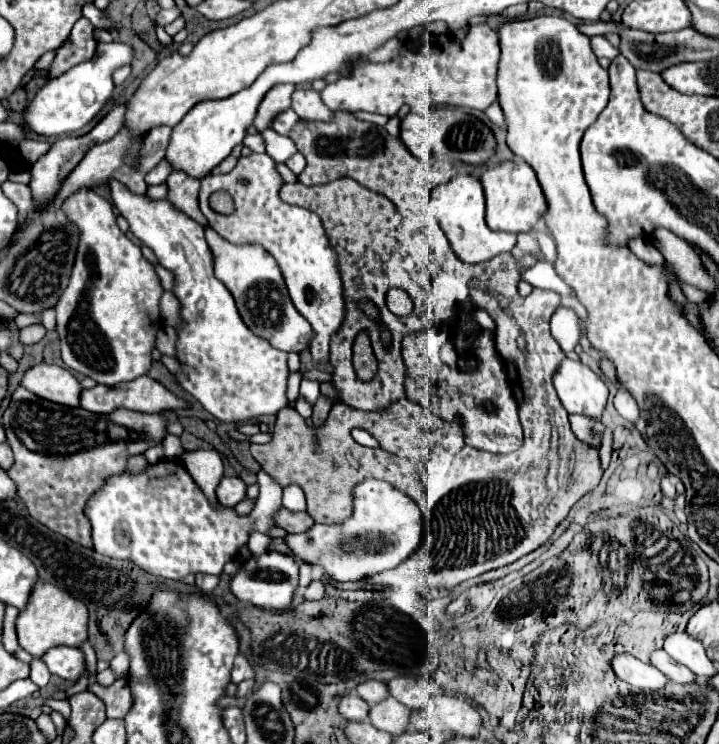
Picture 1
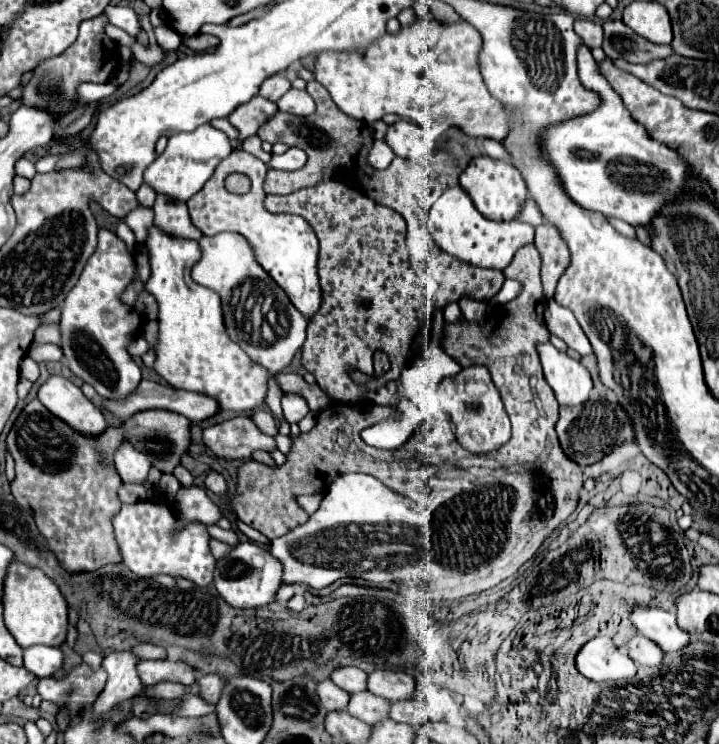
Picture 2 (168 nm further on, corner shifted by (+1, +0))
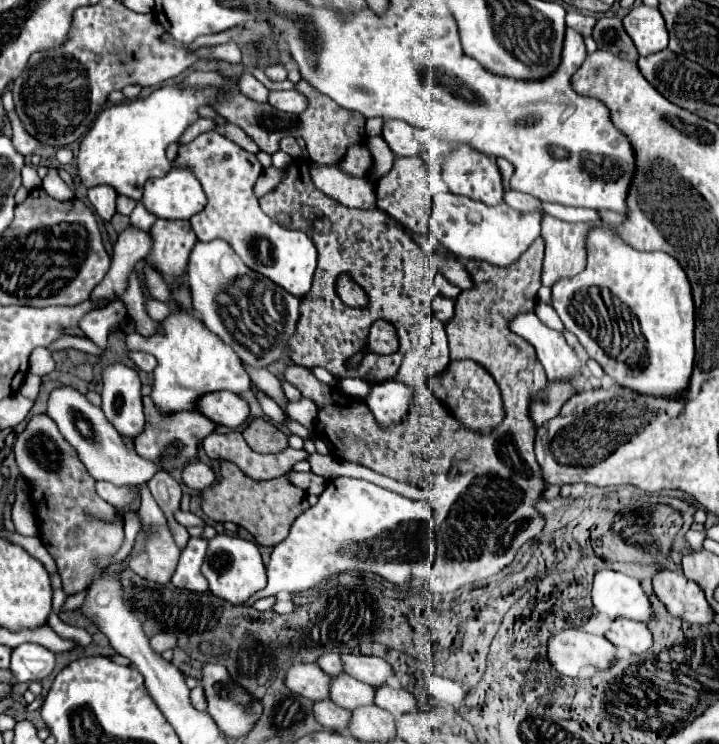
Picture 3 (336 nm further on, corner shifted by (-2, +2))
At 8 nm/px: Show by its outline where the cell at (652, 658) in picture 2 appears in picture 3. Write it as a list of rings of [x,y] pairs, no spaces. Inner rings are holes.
[[[622,616],[612,622],[606,638],[615,646],[617,653],[612,664],[616,664],[616,660],[620,658],[630,656],[630,652],[642,654],[652,646],[652,632],[648,630],[648,626]]]

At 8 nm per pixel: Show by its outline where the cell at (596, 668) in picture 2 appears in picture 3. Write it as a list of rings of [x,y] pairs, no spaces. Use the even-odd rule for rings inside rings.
[[[560,630],[546,644],[550,666],[564,676],[578,676],[588,666],[606,670],[614,654],[614,646],[604,638],[584,630]]]

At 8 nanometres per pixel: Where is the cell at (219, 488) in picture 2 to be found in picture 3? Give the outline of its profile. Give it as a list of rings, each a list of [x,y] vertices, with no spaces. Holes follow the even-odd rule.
[[[192,462],[184,468],[182,472],[182,480],[188,488],[194,488],[194,490],[204,490],[208,486],[214,484],[216,476],[212,472],[210,466],[206,466],[204,462]]]

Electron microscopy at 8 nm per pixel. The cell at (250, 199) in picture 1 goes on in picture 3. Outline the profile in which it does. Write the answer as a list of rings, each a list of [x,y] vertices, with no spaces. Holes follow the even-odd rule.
[[[204,132],[190,144],[180,146],[174,164],[190,168],[208,196],[206,210],[190,220],[200,242],[210,242],[216,238],[228,242],[242,262],[248,264],[248,268],[270,278],[274,284],[298,298],[310,290],[316,270],[316,248],[304,232],[280,226],[258,206],[258,198],[252,192],[252,182],[260,176],[262,164],[256,154],[242,150],[218,132]]]

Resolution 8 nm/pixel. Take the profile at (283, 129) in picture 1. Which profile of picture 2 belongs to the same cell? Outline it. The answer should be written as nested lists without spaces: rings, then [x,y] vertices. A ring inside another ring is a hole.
[[[255,96],[255,98],[251,98],[251,102],[235,108],[229,116],[229,122],[239,130],[239,142],[243,142],[247,136],[255,134],[277,112],[279,112],[279,108],[275,102]]]

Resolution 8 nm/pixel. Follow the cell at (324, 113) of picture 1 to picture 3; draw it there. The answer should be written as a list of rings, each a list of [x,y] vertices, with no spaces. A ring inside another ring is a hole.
[[[288,90],[288,92],[270,92],[268,104],[272,104],[276,110],[282,110],[288,114],[300,114],[306,110],[308,100],[300,92]]]

